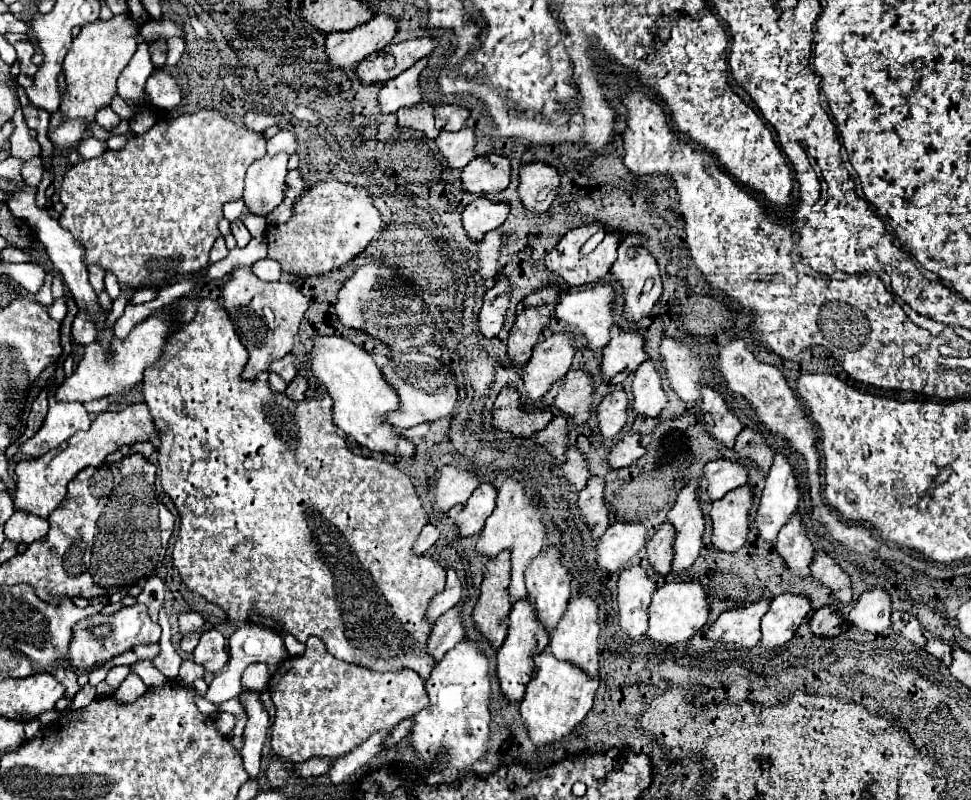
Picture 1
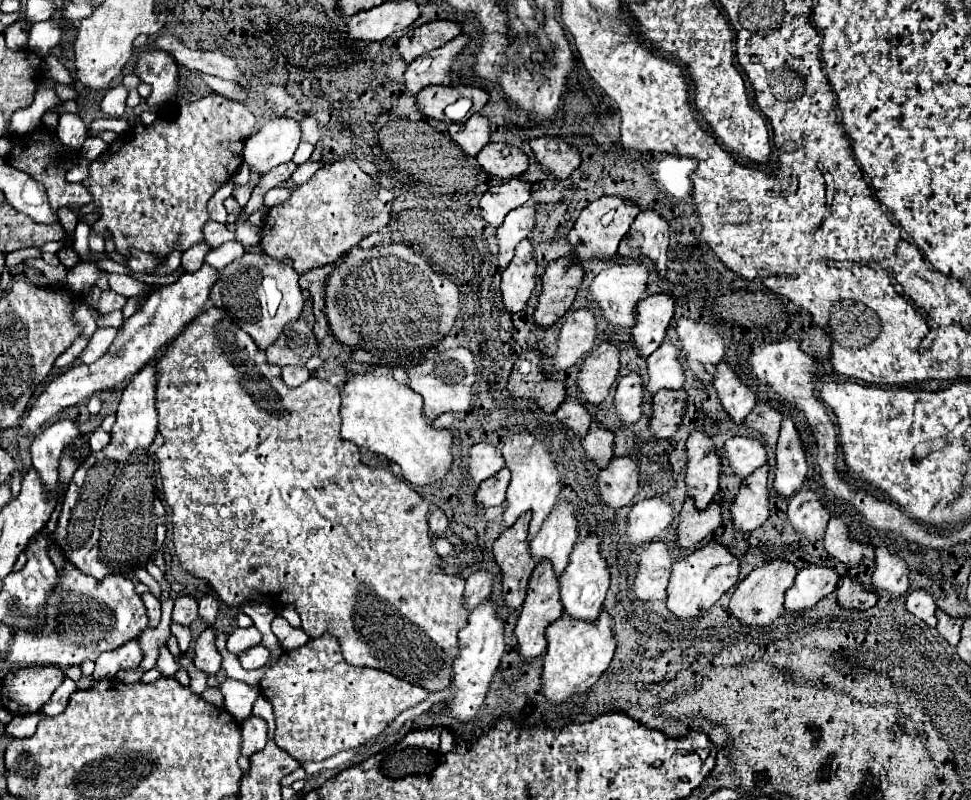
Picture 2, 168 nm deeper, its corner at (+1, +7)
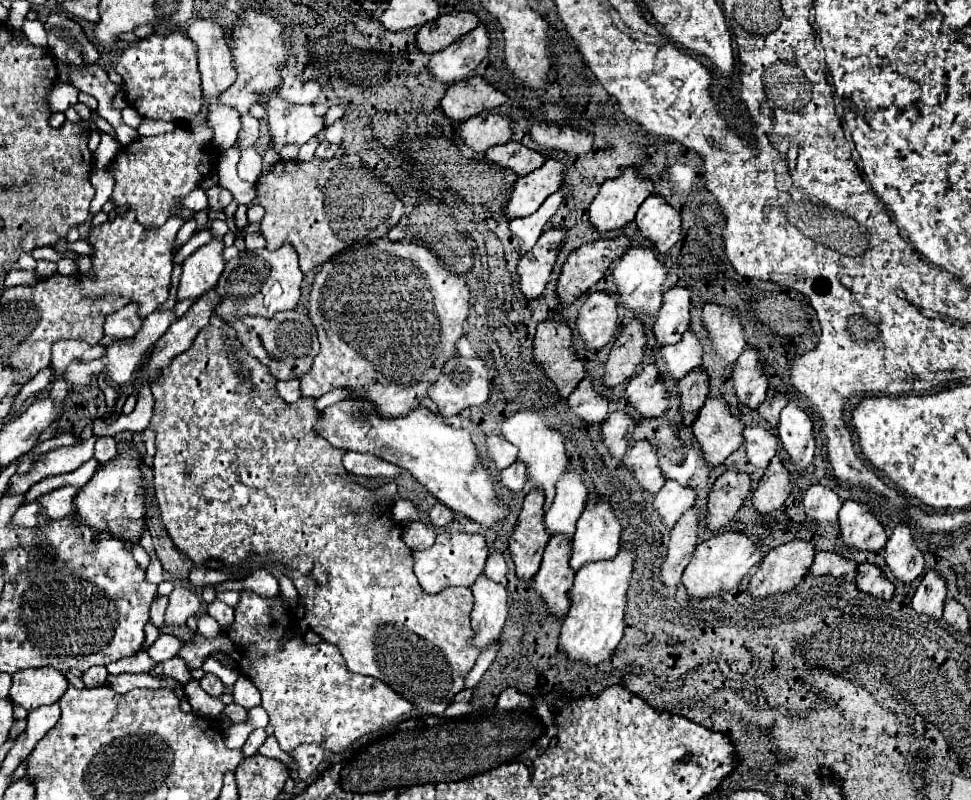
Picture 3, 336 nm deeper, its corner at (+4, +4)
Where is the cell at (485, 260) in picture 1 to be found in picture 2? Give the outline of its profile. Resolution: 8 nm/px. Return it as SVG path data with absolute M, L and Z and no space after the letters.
M525 205L525 207L513 209L505 217L503 225L495 233L495 239L497 239L497 245L499 245L497 263L499 263L501 269L505 269L509 265L517 243L523 241L529 235L533 225L535 225L535 207Z

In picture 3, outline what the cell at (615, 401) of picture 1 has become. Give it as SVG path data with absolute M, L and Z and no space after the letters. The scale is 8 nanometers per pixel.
M654 364L646 366L638 376L630 378L626 386L628 404L632 404L646 418L662 416L670 408L668 396L670 392L666 390L666 384Z

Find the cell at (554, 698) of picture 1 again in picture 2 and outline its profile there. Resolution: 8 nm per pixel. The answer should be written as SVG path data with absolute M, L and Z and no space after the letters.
M603 611L599 623L575 623L573 619L557 619L545 629L547 651L543 655L541 669L541 693L551 699L553 705L563 705L573 695L585 695L597 683L597 679L607 671L615 641L611 631L611 619Z

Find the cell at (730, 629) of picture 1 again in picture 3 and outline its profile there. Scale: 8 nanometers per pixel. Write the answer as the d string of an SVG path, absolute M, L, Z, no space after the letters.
M792 540L772 548L758 572L750 580L750 592L754 598L776 596L778 592L792 590L814 562L814 546L808 540Z

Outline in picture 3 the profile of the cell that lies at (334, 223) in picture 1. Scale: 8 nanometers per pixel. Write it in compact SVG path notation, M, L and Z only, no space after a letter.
M340 154L328 160L314 156L308 162L298 160L278 162L268 170L266 176L258 178L256 192L258 204L264 206L266 210L266 216L260 224L260 232L268 240L268 250L276 250L284 242L292 244L300 256L302 272L314 270L316 266L324 264L328 258L332 258L334 254L352 244L384 238L390 232L390 228L394 228L400 222L404 214L402 200L394 194L394 190L386 182L376 178L372 168L364 164L358 154Z

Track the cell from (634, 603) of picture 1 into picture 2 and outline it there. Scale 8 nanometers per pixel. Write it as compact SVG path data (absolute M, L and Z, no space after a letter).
M653 541L639 555L637 573L633 579L633 593L639 601L655 603L655 599L667 597L665 587L667 587L667 579L671 573L673 549L675 547L669 543Z

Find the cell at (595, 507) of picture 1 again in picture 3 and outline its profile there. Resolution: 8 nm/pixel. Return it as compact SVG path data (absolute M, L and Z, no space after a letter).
M648 440L636 442L624 456L624 468L636 474L636 480L644 492L656 494L666 478L658 466L658 448Z

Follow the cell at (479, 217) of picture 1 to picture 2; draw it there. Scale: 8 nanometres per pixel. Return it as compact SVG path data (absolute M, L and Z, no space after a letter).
M513 177L497 187L489 187L483 193L479 201L479 213L483 221L493 227L499 227L511 209L517 209L527 203L529 195L529 183L525 183L521 177Z

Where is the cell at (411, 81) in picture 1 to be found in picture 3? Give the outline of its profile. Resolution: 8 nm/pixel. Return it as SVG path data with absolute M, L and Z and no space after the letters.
M480 24L472 32L458 38L454 44L450 44L446 50L440 50L432 56L428 68L432 76L440 78L442 82L450 80L462 80L468 72L476 70L478 64L488 56L490 38L488 28Z

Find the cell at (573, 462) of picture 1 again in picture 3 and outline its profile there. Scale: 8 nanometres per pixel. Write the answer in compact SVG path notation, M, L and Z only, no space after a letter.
M624 410L612 412L608 416L608 420L604 422L602 438L616 460L622 460L624 454L628 452L634 426L636 426L636 420L630 414L626 414Z

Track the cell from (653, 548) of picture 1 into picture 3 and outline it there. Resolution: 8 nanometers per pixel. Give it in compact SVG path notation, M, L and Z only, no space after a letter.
M726 470L712 486L708 494L708 530L718 532L724 524L728 524L734 514L742 508L746 496L752 492L752 478L746 472Z

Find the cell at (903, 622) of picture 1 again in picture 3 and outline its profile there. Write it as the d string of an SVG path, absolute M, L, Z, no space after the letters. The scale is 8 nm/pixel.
M928 570L912 598L912 608L918 614L942 618L944 600L946 600L946 580L936 570Z

